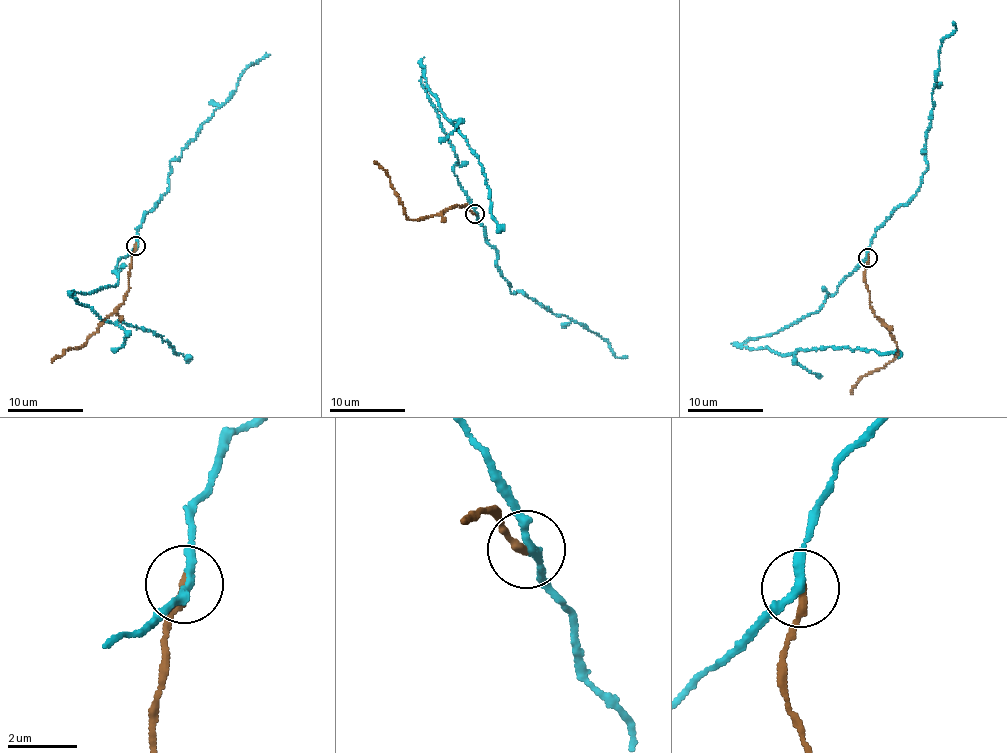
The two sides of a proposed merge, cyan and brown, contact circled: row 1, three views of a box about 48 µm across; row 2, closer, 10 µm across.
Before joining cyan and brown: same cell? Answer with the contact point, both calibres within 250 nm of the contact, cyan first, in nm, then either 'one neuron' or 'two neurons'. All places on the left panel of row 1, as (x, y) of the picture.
at (135, 246); 240 nm thick on the cyan side, 260 nm on the other; two neurons

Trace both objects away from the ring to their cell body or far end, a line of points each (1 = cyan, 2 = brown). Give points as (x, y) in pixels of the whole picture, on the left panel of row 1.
1: (136, 246), (118, 260), (115, 285), (88, 293), (73, 293), (74, 298), (101, 319), (155, 333), (188, 361)
2: (136, 246), (132, 253), (127, 295), (79, 348), (67, 349), (52, 362)

